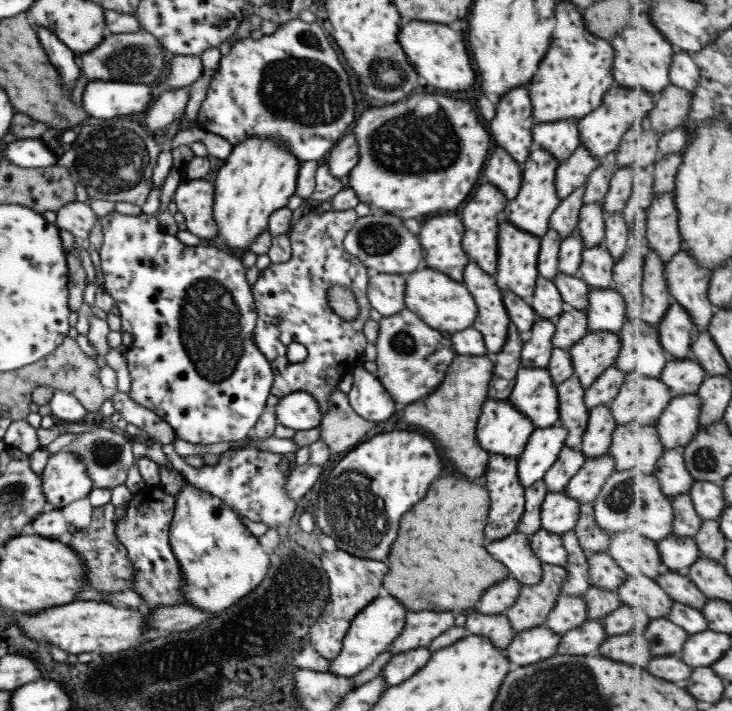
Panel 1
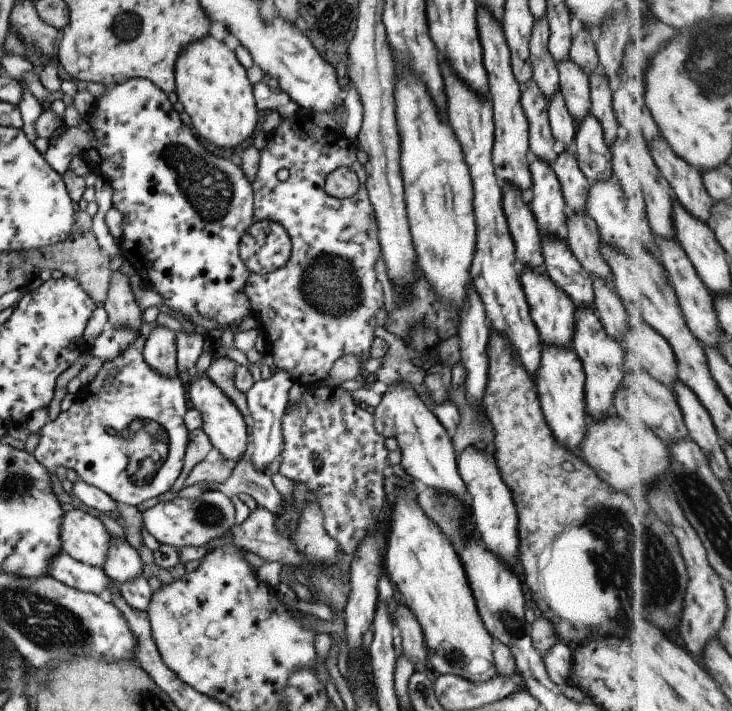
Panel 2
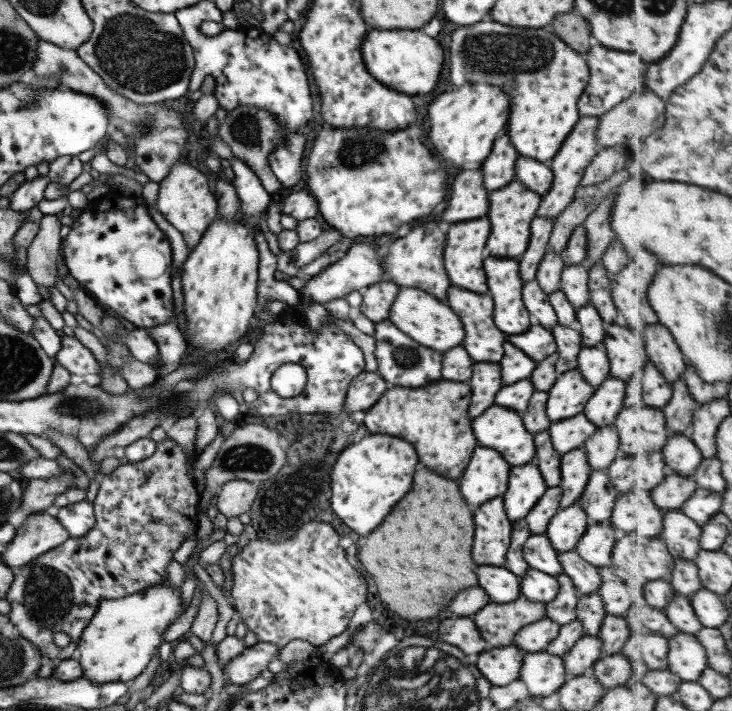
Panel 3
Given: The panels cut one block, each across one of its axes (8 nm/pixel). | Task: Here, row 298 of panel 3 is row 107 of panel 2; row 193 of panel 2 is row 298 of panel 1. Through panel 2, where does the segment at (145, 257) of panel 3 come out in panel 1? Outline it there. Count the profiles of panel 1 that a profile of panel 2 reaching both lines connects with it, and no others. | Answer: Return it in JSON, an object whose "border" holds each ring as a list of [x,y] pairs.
{"border":[[[116,211],[98,216],[103,241],[99,246],[99,268],[102,274],[102,287],[111,295],[114,305],[119,310],[121,350],[126,360],[126,367],[131,381],[127,395],[141,405],[160,416],[175,432],[178,438],[189,444],[217,444],[217,442],[239,441],[251,433],[257,418],[265,409],[265,398],[269,396],[273,384],[273,370],[263,353],[255,346],[252,339],[256,310],[252,299],[251,287],[245,278],[245,269],[241,259],[233,252],[219,247],[214,242],[203,245],[185,246],[175,235],[165,233],[159,226],[154,215],[139,213],[137,215],[123,215]]]}

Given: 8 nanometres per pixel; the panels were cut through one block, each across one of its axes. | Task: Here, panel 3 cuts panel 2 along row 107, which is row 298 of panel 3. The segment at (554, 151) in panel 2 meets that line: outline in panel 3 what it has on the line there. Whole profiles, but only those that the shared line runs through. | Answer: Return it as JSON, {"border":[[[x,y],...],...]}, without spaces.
{"border":[[[535,279],[523,283],[521,300],[529,314],[531,324],[539,324],[549,331],[557,323],[555,312],[549,304],[547,295],[539,288]]]}

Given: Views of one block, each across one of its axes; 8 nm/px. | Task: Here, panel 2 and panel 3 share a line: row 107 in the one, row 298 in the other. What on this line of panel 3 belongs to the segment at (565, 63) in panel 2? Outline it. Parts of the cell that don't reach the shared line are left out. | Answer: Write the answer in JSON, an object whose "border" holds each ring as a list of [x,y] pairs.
{"border":[[[567,264],[561,270],[559,288],[574,309],[589,303],[588,272],[584,265]]]}

